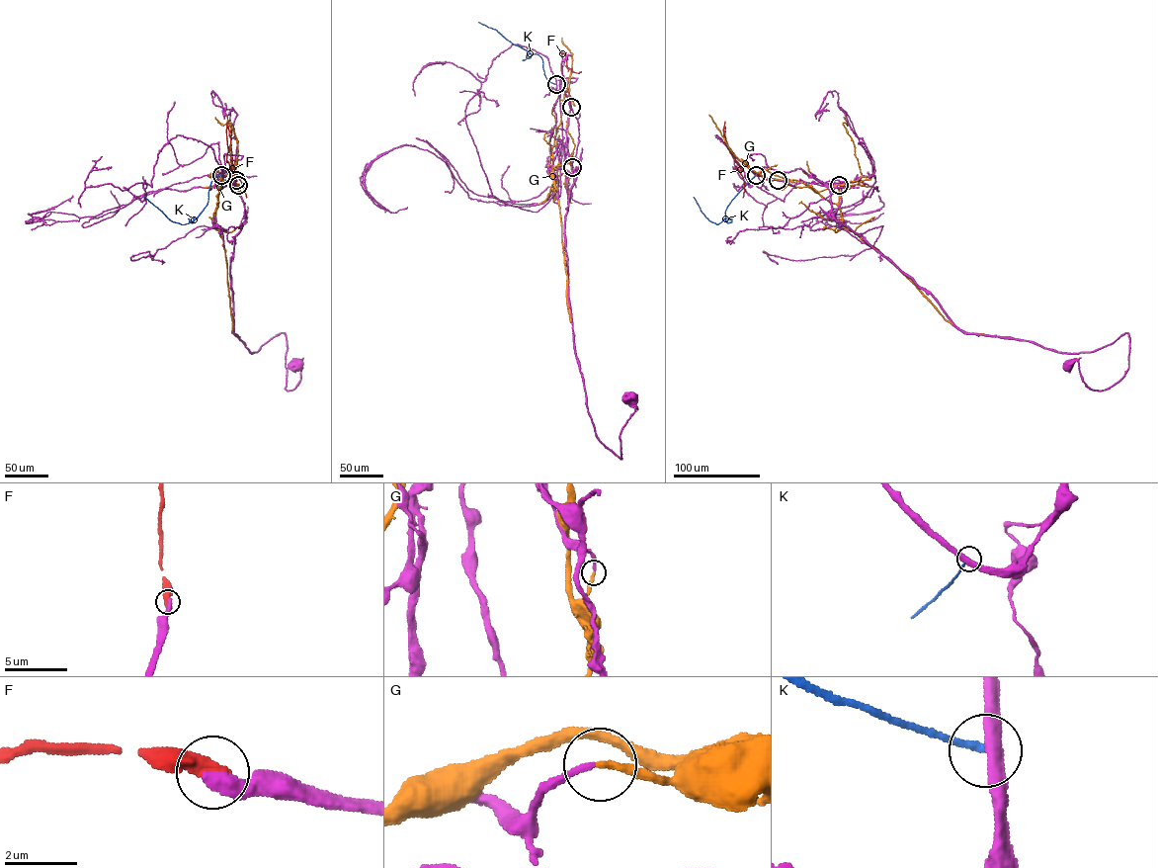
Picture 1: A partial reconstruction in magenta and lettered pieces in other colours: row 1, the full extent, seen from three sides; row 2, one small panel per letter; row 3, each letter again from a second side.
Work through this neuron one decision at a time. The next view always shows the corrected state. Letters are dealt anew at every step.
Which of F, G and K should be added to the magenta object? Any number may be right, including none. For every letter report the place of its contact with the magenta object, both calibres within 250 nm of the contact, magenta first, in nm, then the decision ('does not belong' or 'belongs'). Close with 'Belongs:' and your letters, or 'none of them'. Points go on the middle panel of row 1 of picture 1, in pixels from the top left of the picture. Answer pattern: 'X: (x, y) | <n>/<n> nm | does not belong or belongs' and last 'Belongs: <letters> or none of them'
F: (571, 107) | 440/480 nm | does not belong
G: (572, 167) | 200/220 nm | does not belong
K: (556, 84) | 440/190 nm | does not belong
Belongs: none of them

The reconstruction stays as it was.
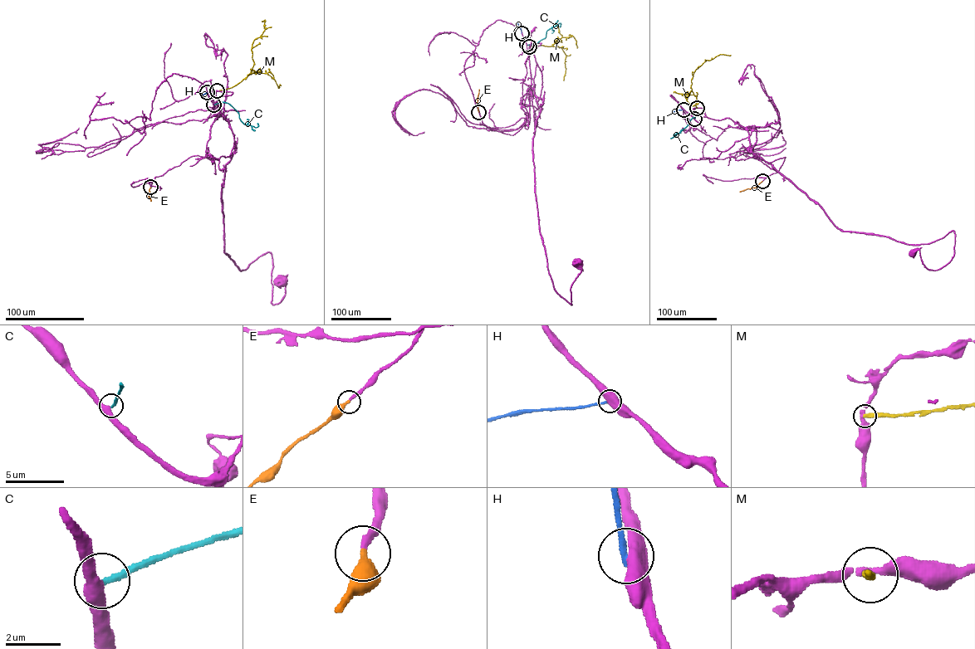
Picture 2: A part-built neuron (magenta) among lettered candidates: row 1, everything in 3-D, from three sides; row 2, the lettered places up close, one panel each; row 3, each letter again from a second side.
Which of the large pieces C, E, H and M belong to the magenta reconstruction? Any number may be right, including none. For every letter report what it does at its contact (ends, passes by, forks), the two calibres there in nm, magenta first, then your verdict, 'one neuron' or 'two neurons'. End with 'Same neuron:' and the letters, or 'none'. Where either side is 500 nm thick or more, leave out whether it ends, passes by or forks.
C: it ends | 460/220 nm | two neurons
E: it ends | 240/320 nm | one neuron
H: 550/220 nm | two neurons
M: it ends | 320/320 nm | two neurons
Same neuron: E

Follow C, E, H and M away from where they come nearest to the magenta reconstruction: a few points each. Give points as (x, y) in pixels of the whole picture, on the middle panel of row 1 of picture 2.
C: (526, 44), (535, 44), (544, 38), (547, 30), (560, 22), (560, 26)
E: (478, 112), (479, 89)
H: (521, 33), (517, 23)
M: (529, 46), (551, 46), (557, 41), (555, 42), (565, 55), (563, 80)

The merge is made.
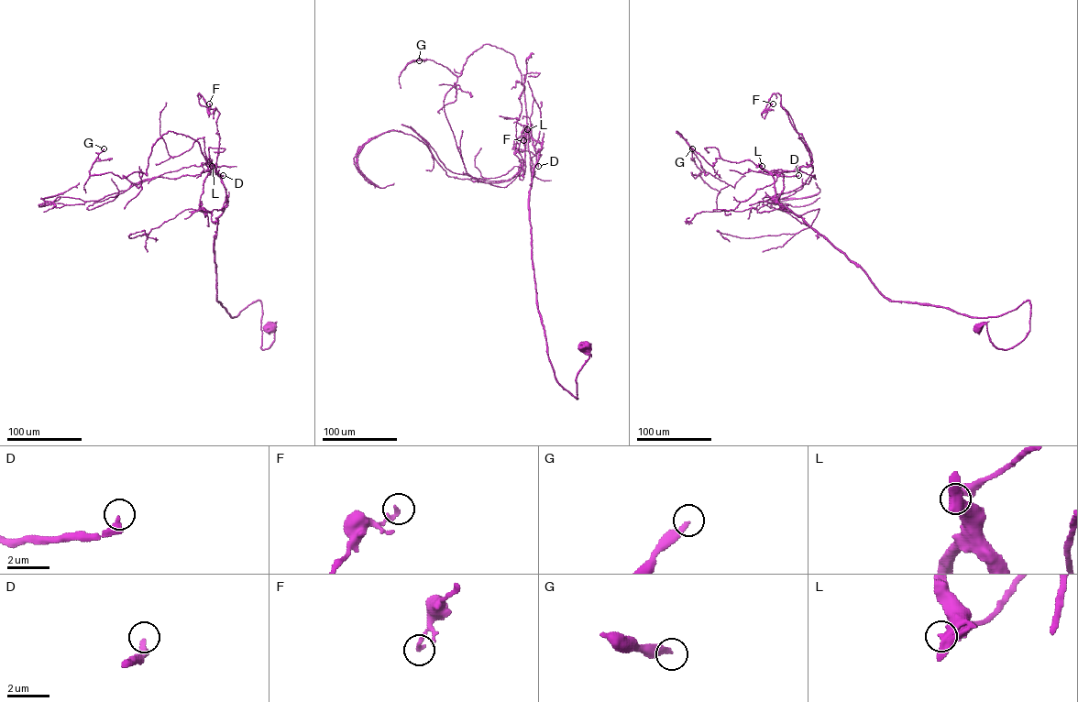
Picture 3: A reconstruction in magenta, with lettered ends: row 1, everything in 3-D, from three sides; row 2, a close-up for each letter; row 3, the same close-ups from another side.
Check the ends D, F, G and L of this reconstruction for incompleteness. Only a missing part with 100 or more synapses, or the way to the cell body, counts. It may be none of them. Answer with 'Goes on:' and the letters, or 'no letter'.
Goes on: D

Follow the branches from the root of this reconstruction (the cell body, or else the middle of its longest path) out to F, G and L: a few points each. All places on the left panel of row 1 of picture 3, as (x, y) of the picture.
F: (269, 328), (262, 349), (261, 302), (232, 317), (217, 300), (219, 112), (198, 93), (209, 104)
G: (269, 328), (217, 300), (199, 144), (122, 178), (90, 174), (104, 148)
L: (269, 328), (274, 341), (262, 349), (261, 302), (232, 317), (217, 300), (214, 241), (226, 195), (212, 166)

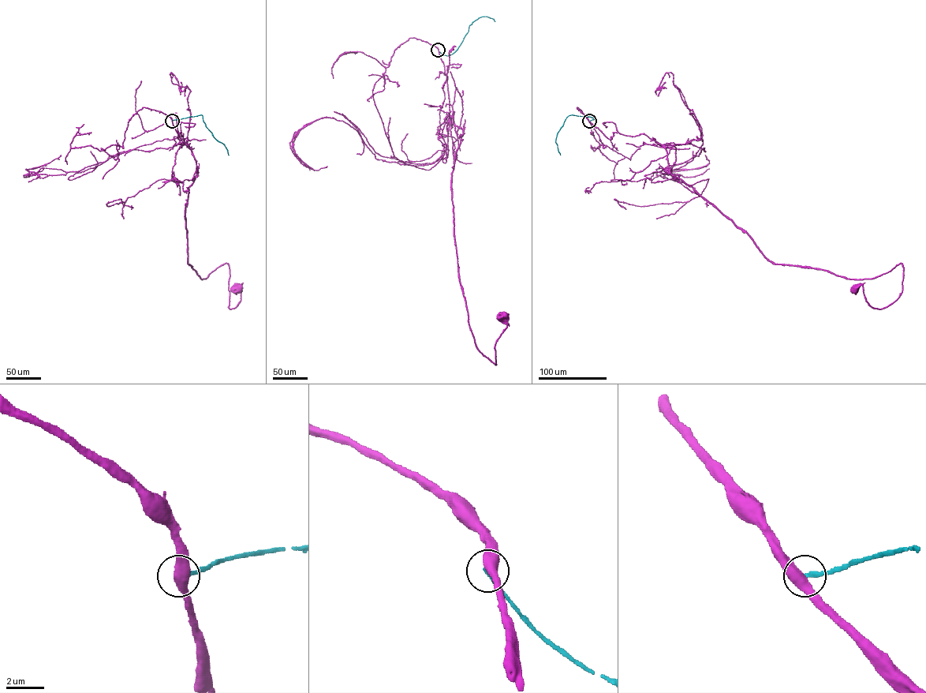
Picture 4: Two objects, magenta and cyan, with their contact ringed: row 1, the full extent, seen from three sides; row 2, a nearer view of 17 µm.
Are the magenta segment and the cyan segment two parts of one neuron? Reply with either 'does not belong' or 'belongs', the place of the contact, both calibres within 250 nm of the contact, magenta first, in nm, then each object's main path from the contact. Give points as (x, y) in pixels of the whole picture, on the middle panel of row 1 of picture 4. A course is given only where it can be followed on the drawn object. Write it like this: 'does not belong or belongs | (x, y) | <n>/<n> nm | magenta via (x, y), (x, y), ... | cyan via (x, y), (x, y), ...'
does not belong | (438, 50) | 500/200 nm | magenta via (438, 50), (449, 114), (463, 129), (451, 187), (460, 284), (476, 346), (495, 365), (502, 316) | cyan via (438, 50), (446, 55), (453, 54), (469, 26), (479, 17), (487, 16), (494, 21)

